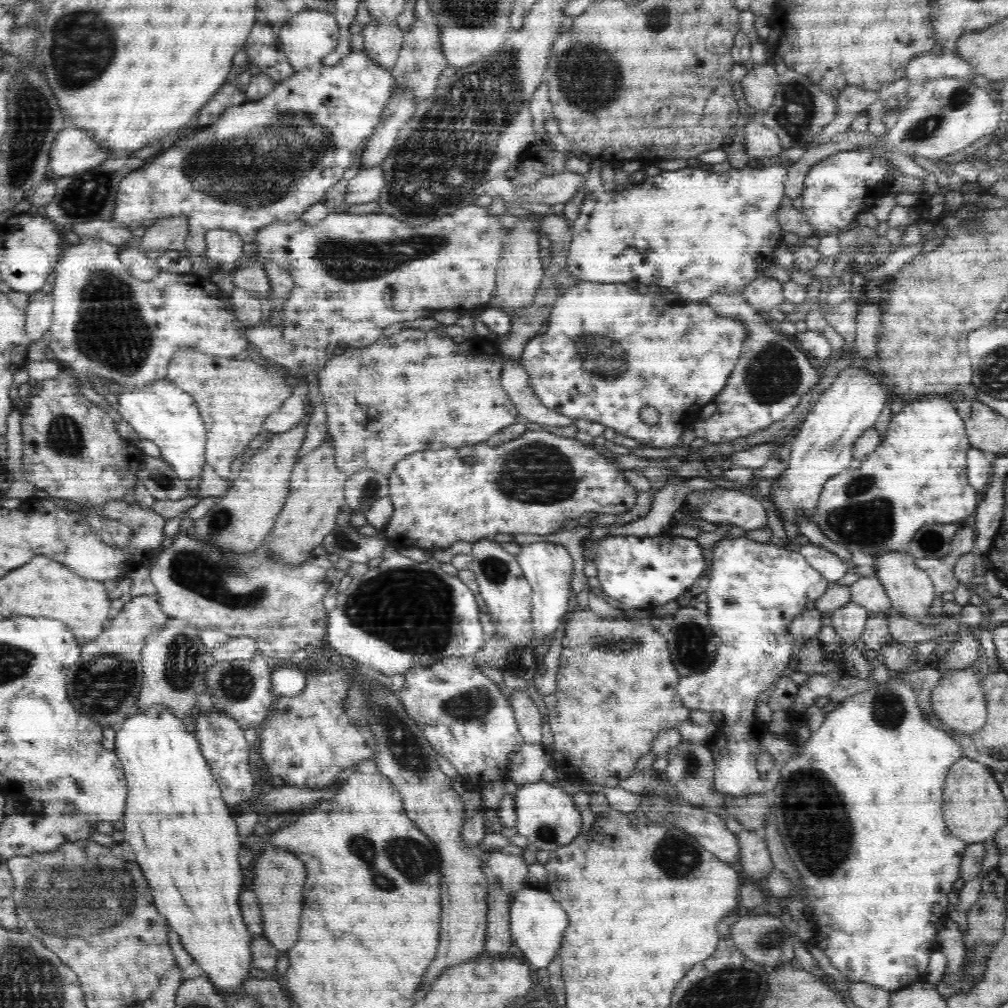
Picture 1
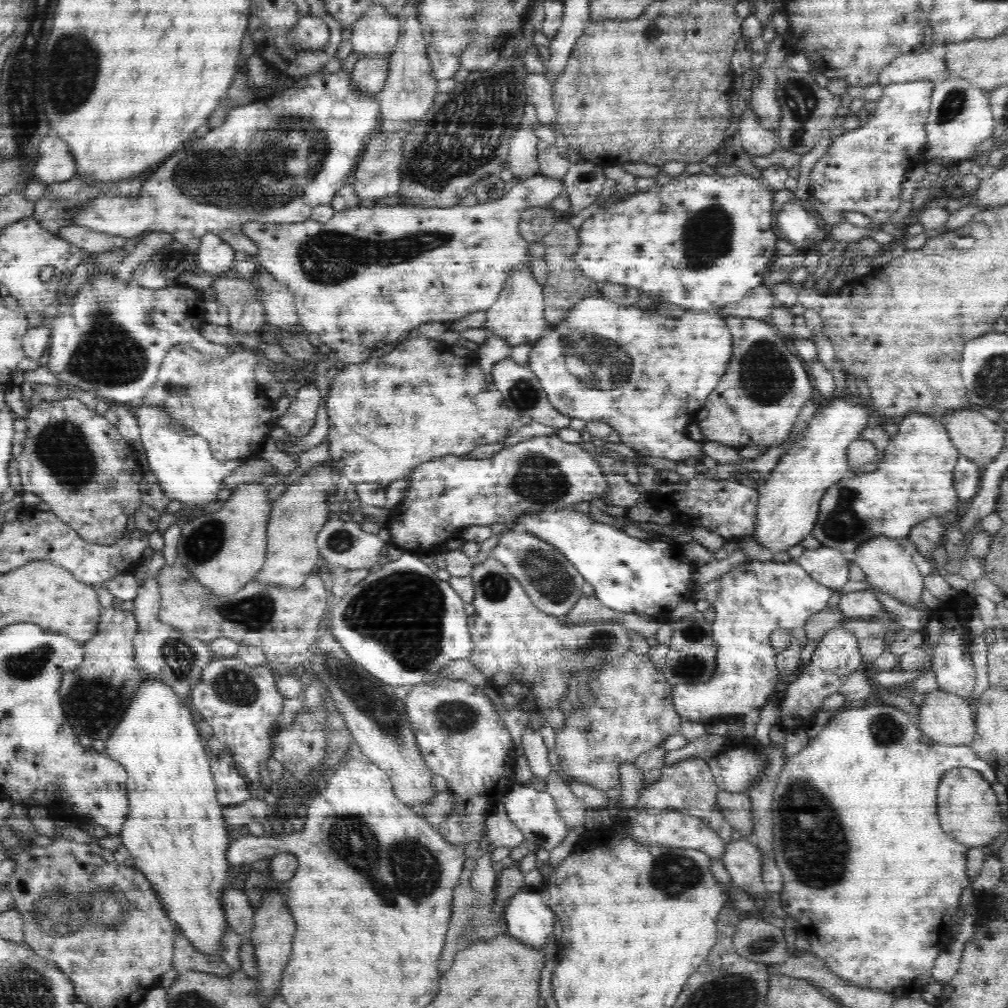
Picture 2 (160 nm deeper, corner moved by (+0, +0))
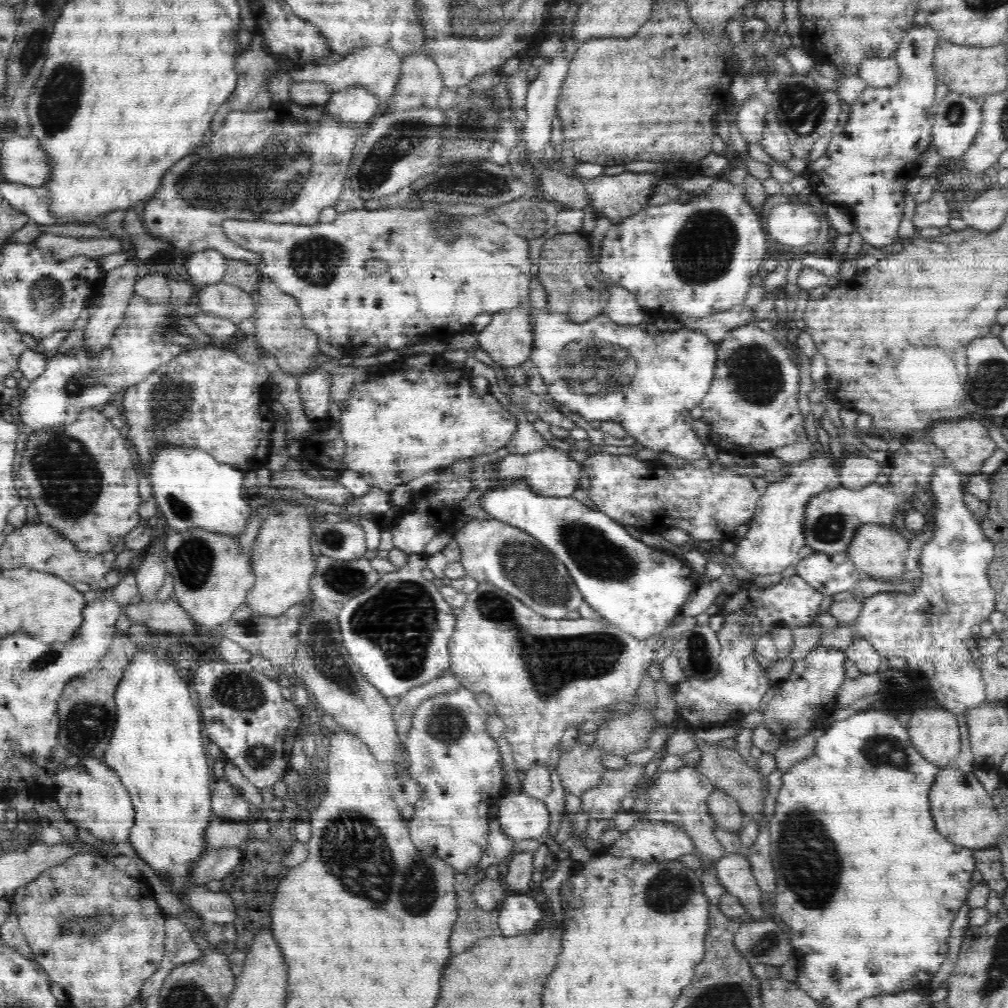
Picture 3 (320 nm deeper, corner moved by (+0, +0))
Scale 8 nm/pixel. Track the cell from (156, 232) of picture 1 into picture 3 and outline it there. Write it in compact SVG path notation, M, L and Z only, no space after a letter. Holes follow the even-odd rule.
M129 260L124 265L112 268L107 272L103 286L99 289L97 296L98 304L94 308L94 313L90 316L87 325L85 326L83 335L83 348L89 356L100 356L100 352L104 348L108 348L114 330L118 328L118 324L125 318L131 298L136 295L135 284L136 280L136 260Z

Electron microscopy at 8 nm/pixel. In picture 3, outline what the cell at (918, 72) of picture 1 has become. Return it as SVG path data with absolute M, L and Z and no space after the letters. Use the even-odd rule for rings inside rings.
M874 57L863 60L858 67L857 75L866 82L867 87L884 88L896 84L901 75L900 67L894 57Z

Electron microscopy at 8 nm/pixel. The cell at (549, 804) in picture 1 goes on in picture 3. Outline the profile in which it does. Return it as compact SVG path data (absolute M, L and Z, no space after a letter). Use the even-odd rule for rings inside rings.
M524 791L505 794L498 800L497 821L505 835L514 840L537 839L548 831L550 813L544 800L528 796Z

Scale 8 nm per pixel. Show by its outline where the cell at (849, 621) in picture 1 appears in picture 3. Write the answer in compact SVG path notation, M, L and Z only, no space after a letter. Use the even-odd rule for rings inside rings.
M820 646L808 656L794 662L792 672L788 674L786 680L777 685L775 694L768 702L762 725L781 742L808 734L810 728L816 726L816 721L824 718L834 707L836 693L846 680L848 661L845 651Z

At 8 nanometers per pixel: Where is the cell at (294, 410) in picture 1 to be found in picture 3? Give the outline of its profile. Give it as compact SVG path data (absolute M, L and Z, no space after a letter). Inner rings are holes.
M324 369L304 374L298 380L302 408L309 420L322 419L330 415L334 406L330 403L331 375Z

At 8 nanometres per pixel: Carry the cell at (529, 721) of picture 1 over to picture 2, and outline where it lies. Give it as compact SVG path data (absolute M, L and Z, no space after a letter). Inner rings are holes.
M526 726L522 737L524 755L527 758L527 765L534 775L534 784L543 787L550 774L550 760L548 749L544 745L540 731Z

